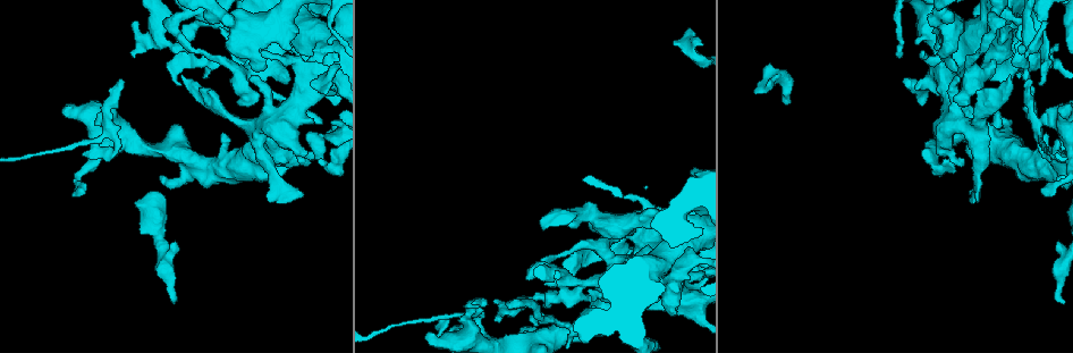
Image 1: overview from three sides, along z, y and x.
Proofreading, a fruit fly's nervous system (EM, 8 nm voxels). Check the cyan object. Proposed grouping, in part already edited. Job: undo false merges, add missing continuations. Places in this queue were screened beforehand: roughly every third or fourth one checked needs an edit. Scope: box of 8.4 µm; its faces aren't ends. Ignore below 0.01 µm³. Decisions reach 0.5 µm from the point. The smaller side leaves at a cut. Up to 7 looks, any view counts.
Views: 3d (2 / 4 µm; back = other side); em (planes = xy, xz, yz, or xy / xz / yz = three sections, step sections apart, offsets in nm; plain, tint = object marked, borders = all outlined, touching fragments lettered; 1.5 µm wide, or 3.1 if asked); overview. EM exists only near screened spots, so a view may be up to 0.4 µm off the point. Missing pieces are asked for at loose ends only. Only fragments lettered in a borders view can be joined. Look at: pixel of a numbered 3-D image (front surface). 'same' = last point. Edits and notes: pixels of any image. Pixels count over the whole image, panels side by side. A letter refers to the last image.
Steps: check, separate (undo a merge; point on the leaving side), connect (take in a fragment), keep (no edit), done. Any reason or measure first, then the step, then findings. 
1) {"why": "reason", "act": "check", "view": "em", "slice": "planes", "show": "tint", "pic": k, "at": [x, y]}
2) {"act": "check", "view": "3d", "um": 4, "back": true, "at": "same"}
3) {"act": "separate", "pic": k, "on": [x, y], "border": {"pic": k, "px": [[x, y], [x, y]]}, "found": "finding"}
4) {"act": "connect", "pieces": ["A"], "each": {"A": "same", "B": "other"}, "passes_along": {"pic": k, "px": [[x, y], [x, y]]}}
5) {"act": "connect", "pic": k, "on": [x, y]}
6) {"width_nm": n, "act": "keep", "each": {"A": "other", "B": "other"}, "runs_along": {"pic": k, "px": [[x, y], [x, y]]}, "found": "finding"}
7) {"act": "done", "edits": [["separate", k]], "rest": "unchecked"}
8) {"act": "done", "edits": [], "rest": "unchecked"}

{"why": "abrupt turn", "act": "check", "view": "3d", "um": 4, "back": true, "pic": 1, "at": [993, 16]}

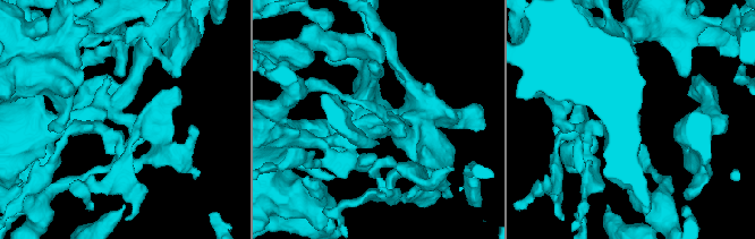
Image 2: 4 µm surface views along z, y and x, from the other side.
{"act": "check", "view": "em", "slice": "planes", "show": "borders", "pic": 2, "at": [131, 122]}

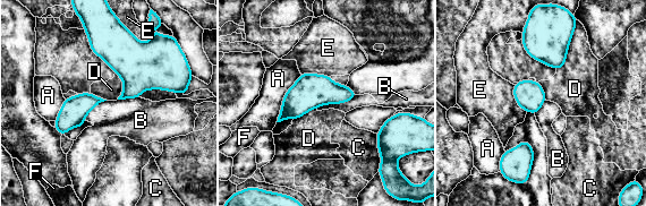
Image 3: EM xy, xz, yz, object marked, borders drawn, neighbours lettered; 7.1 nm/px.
{"width_nm": 150, "act": "keep", "each": {"A": "other", "B": "other", "C": "other", "D": "other", "E": "other", "F": "other"}, "border": {"pic": 3, "px": [[358, 95], [316, 108]]}, "found": "one neuron here"}

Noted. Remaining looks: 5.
{"why": "an open end", "act": "check", "view": "em", "slice": "planes", "show": "borders", "pic": 1, "at": [332, 40]}

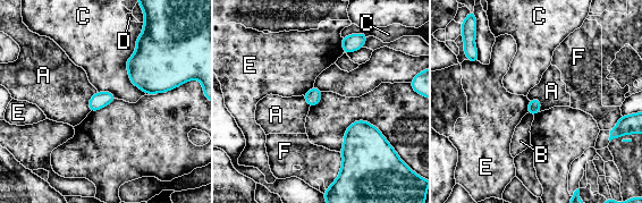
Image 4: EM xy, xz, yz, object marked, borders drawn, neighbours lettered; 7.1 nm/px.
{"act": "keep", "each": {"A": "other", "B": "other", "C": "other", "D": "other", "E": "other", "F": "other"}, "border": {"pic": 4, "px": [[141, 33], [126, 69], [145, 94]]}, "found": "none of them fits"}

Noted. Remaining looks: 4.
{"why": "stops while still wide", "act": "check", "view": "em", "slice": "xy", "step": 4, "show": "tint", "pic": 1, "at": [329, 131]}

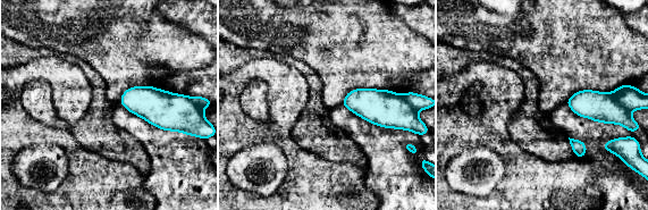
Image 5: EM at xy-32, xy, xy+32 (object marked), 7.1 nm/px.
{"act": "check", "view": "em", "slice": "planes", "show": "borders", "at": "same"}

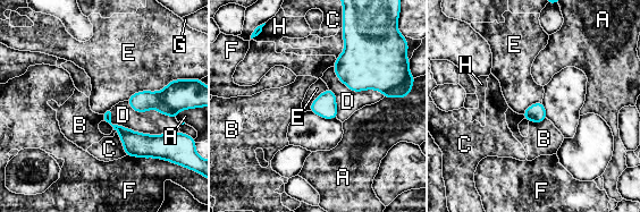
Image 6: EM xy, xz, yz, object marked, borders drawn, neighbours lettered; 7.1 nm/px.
{"act": "keep", "each": {"A": "other", "B": "other", "C": "other", "D": "other", "E": "other", "F": "other", "G": "other", "H": "other"}, "border": {"pic": 6, "px": [[171, 79], [126, 100]]}, "found": "no lettered fragment goes on from it"}

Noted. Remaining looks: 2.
{"act": "done", "edits": [], "rest": "unchecked"}

